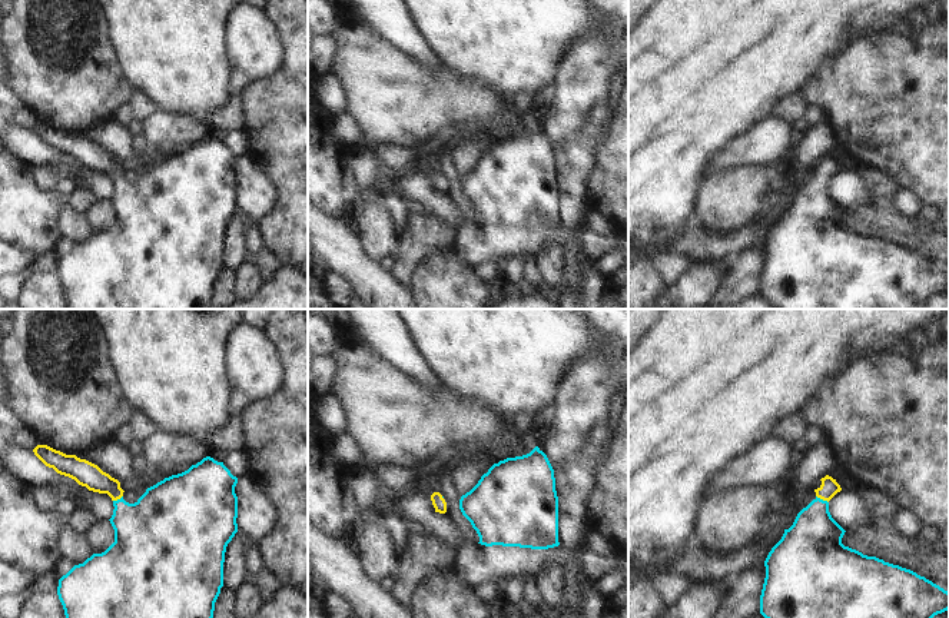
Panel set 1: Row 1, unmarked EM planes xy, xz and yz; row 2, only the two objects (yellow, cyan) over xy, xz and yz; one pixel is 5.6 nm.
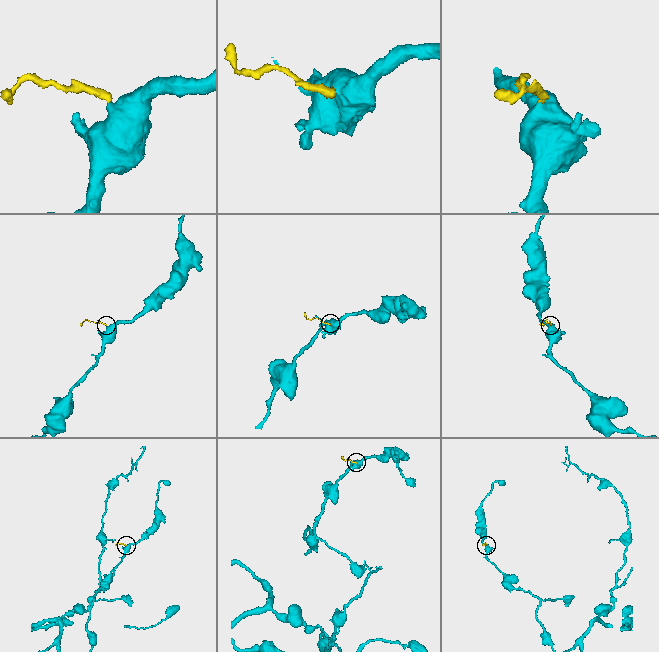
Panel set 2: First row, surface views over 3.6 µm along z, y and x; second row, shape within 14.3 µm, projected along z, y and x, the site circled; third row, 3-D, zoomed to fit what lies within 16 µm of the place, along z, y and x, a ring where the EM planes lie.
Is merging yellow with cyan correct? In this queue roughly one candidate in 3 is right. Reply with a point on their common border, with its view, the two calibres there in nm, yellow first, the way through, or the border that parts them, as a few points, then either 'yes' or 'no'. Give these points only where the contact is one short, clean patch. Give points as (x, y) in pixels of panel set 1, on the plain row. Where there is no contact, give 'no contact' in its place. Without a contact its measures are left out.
meets yellow in yz at (822, 178); 100 nm thick on the yellow side, 300 nm on the other; runs through yz (829, 168), (822, 178), (813, 203), (813, 221); yes

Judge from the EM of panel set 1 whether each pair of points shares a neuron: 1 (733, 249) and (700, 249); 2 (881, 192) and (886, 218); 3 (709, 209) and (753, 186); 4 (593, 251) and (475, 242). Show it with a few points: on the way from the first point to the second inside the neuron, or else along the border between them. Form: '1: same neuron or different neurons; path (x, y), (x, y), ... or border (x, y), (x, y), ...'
1: same neuron; path (724, 249), (709, 249)
2: different neurons; border (878, 200), (889, 202)
3: same neuron; path (720, 209), (742, 190)
4: same neuron; path (564, 236), (504, 241)

